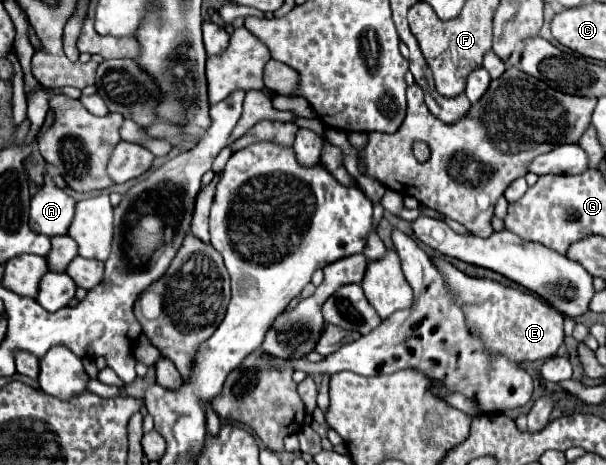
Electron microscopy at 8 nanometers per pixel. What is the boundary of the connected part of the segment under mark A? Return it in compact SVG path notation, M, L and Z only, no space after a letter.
M45 180L43 188L31 198L29 228L45 236L63 236L73 222L73 214L75 200L51 180Z

